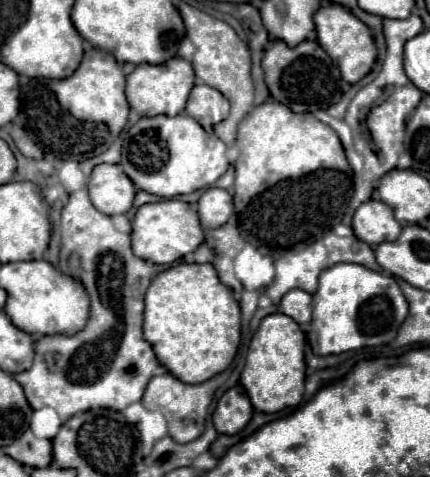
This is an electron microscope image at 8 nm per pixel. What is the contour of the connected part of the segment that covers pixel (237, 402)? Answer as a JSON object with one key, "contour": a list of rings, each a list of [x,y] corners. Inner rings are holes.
{"contour":[[[234,385],[218,399],[218,405],[212,413],[212,423],[218,433],[234,435],[250,421],[252,413],[254,409],[246,389],[242,389],[242,385]]]}

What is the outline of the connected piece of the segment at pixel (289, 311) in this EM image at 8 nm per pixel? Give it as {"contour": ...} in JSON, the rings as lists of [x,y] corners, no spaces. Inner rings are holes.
{"contour":[[[292,289],[288,291],[280,305],[278,305],[278,311],[292,317],[298,325],[304,325],[304,323],[310,323],[310,317],[312,317],[312,295],[302,291],[302,289]]]}

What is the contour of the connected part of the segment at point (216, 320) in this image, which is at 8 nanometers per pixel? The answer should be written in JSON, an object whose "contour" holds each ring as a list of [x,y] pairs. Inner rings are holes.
{"contour":[[[178,263],[176,267],[170,267],[162,273],[158,273],[148,291],[146,291],[146,309],[144,309],[144,339],[152,345],[158,361],[174,373],[180,381],[208,381],[210,377],[218,375],[224,371],[240,343],[240,305],[232,297],[232,291],[220,283],[216,269],[210,263],[204,265],[188,265],[188,263]]]}

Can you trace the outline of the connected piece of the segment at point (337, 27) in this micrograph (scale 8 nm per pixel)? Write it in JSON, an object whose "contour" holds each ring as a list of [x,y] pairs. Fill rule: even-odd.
{"contour":[[[332,3],[318,9],[318,13],[314,15],[314,23],[318,33],[318,43],[322,45],[322,49],[326,49],[330,59],[338,65],[344,81],[358,83],[364,75],[370,73],[376,61],[376,45],[374,45],[370,29],[362,21],[358,21],[358,17],[354,17],[348,9],[342,9],[342,5]]]}

